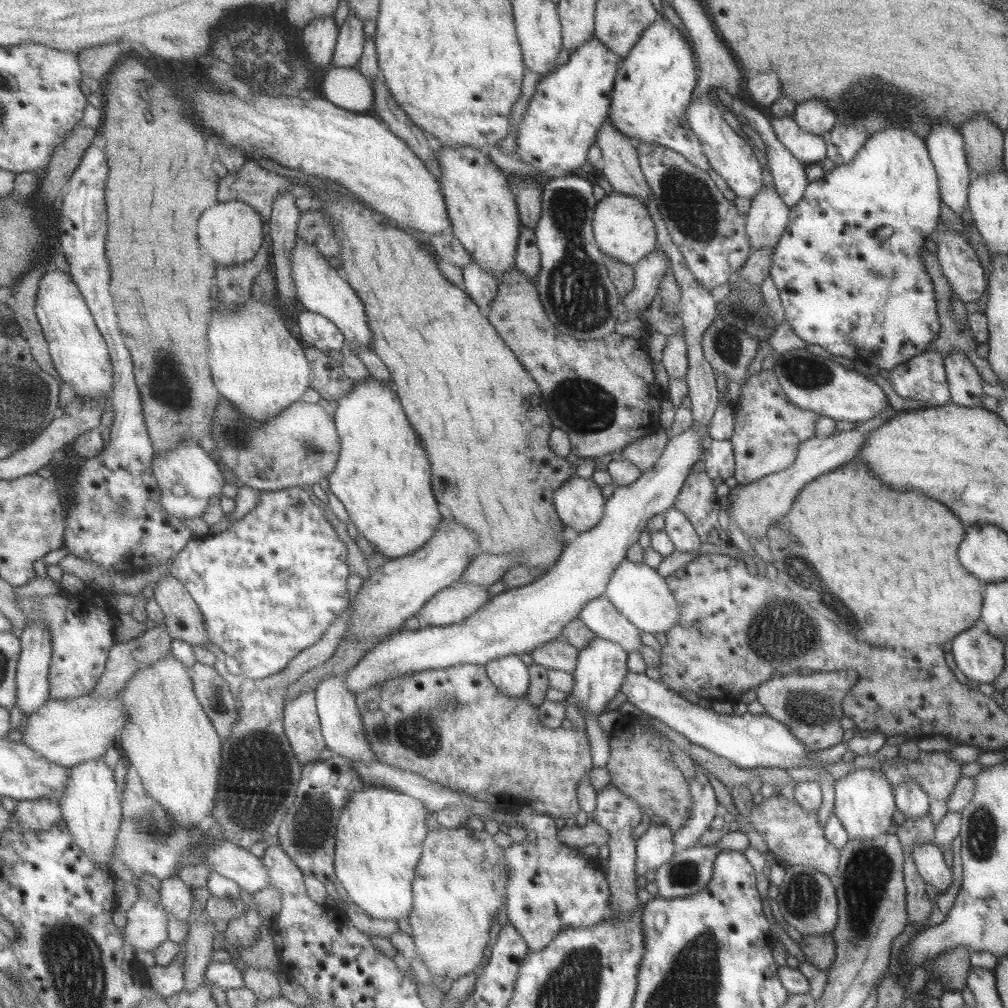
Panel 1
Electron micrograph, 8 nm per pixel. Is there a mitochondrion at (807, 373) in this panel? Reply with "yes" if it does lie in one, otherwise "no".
yes

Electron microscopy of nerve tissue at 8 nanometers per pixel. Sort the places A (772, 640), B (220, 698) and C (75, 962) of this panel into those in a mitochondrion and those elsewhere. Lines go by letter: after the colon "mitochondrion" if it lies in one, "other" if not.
A: mitochondrion
B: mitochondrion
C: mitochondrion

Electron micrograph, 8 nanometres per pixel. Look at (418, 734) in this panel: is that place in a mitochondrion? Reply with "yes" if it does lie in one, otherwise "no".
yes

